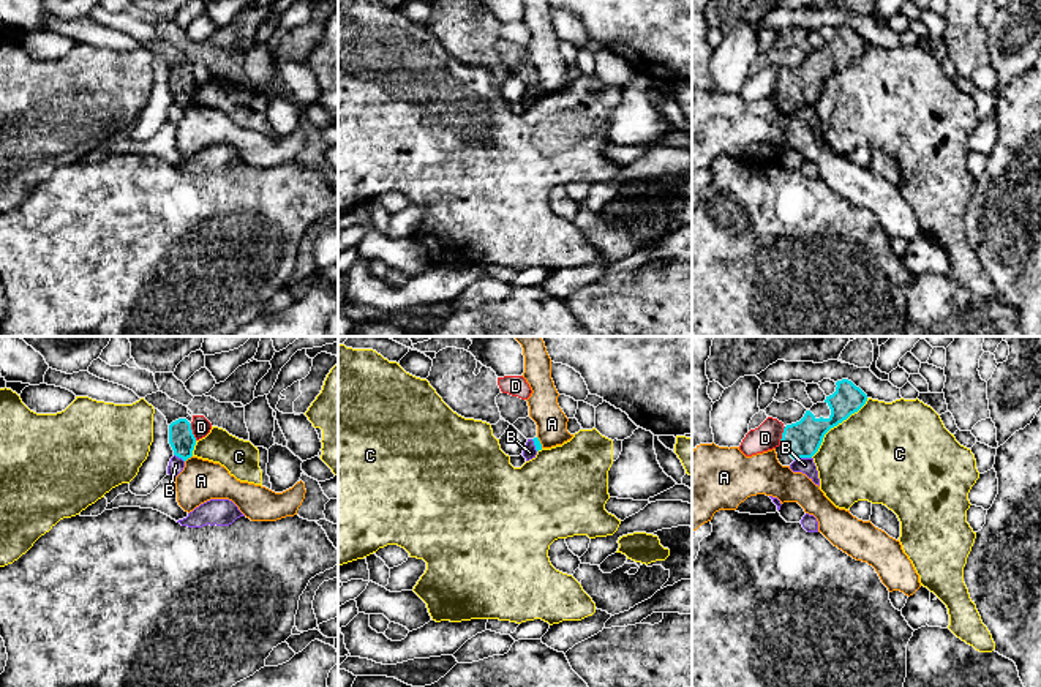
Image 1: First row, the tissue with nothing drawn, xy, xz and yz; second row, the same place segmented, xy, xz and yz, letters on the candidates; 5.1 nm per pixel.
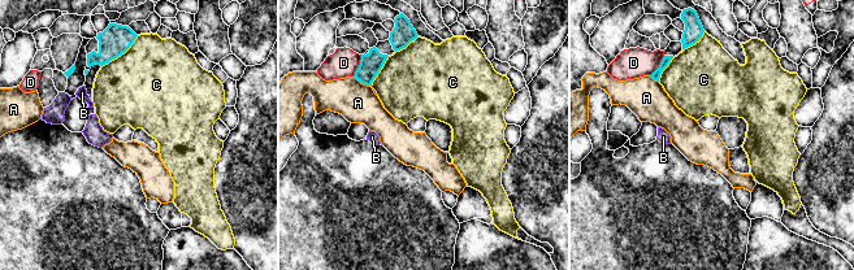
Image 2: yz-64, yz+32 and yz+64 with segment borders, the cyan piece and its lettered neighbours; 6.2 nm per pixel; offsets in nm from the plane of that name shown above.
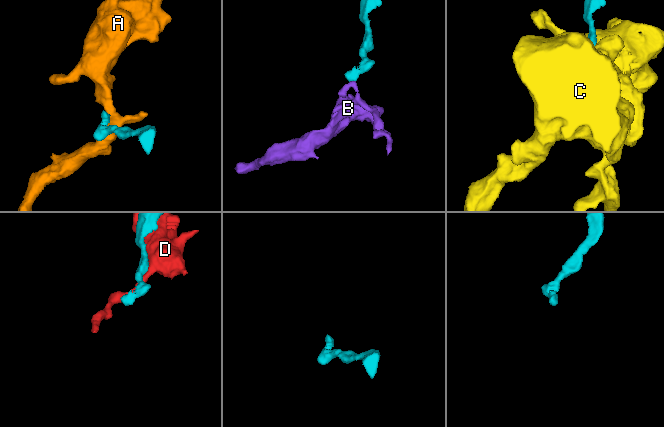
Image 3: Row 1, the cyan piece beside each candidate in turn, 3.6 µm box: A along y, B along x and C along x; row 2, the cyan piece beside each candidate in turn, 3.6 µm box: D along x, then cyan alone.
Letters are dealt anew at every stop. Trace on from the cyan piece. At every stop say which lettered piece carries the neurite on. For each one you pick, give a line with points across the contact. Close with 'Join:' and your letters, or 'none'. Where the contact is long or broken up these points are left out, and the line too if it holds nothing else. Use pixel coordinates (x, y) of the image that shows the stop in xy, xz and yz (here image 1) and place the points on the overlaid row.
Join: none

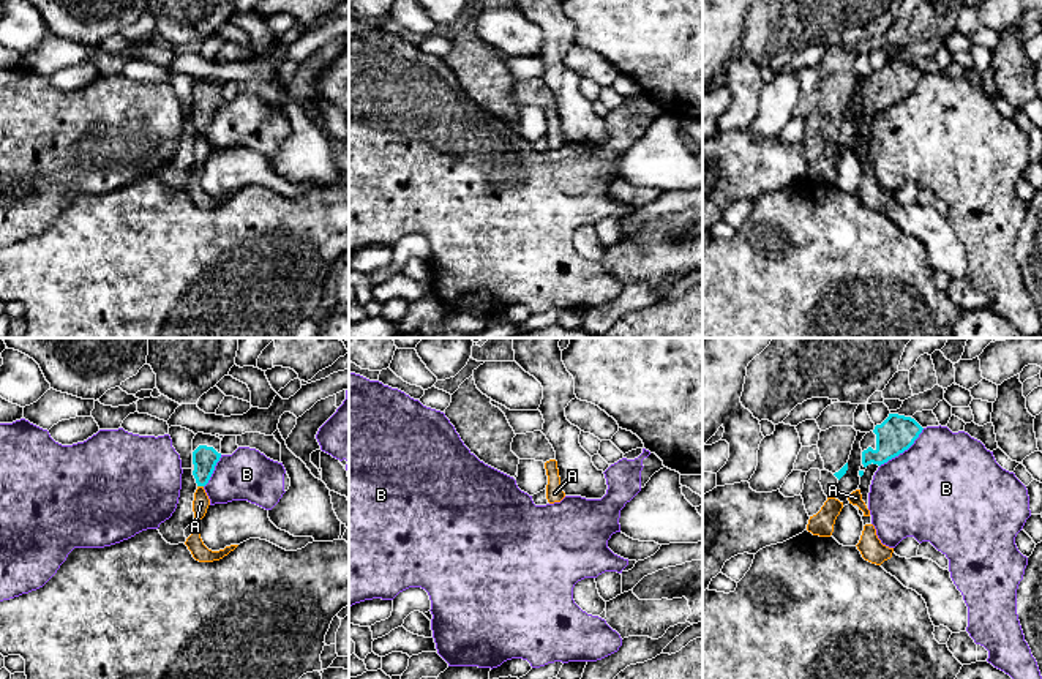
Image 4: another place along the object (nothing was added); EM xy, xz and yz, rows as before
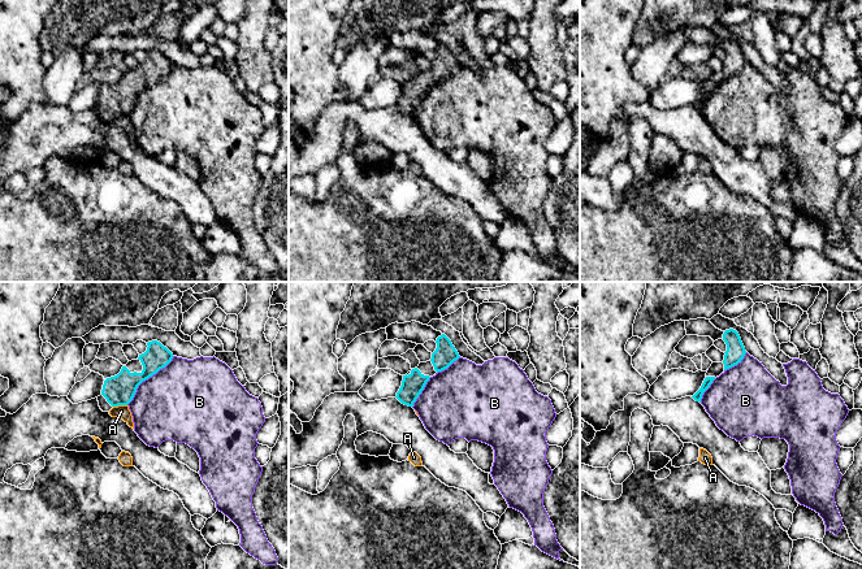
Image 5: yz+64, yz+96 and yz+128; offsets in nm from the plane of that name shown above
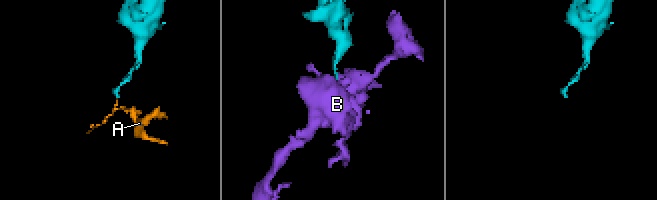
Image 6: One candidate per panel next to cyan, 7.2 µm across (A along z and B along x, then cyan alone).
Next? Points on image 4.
Join: none

